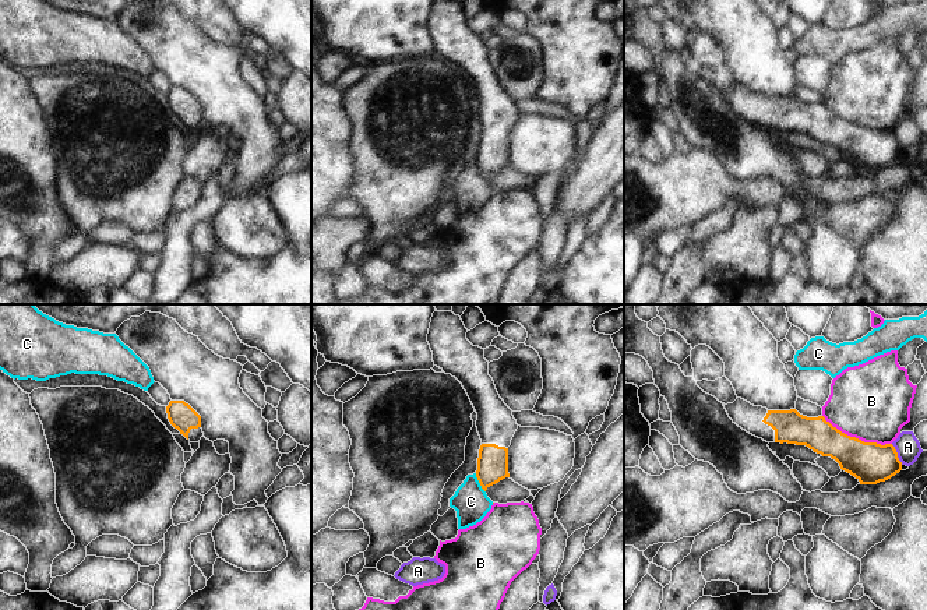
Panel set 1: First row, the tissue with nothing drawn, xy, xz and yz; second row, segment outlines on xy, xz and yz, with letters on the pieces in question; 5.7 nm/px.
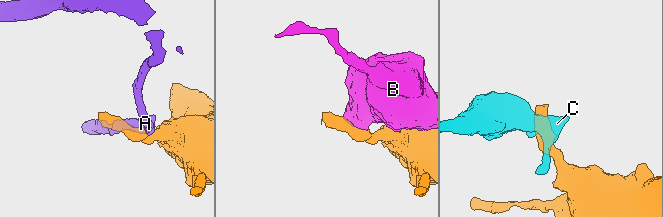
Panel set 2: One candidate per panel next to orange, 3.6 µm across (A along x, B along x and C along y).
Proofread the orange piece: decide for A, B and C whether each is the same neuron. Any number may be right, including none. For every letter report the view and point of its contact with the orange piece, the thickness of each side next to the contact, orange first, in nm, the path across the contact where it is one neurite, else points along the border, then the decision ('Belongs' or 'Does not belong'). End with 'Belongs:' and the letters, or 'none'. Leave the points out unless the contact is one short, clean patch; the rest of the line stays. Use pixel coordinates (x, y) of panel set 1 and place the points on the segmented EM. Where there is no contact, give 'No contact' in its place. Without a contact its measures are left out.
A: Touches orange at yz (896, 454). Thickness 240 nm (orange) against 140 nm. Boundary: yz (891, 444), (902, 464). Does not belong
B: Touches orange at yz (855, 437). Thickness 240 nm (orange) against 440 nm. Does not belong
C: Touches orange at xz (479, 482). Thickness 180 nm (orange) against 200 nm. Boundary: xz (475, 473), (485, 492). Does not belong
Belongs: none.

